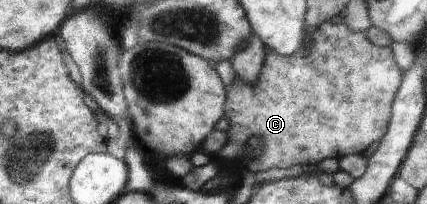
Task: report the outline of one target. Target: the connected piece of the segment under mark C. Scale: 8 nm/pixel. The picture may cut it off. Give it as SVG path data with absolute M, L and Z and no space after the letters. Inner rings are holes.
M328 21L312 35L312 45L306 55L303 49L292 56L283 56L276 54L276 50L264 48L264 62L256 80L244 82L244 78L236 76L228 86L227 113L224 114L229 120L228 142L218 152L218 159L232 162L242 154L249 154L243 165L254 173L270 168L290 168L294 164L318 164L324 158L362 155L368 144L386 134L392 102L402 80L391 46L379 47L371 42L366 31L351 30L345 22L334 24ZM253 138L260 140L256 154L252 154Z

